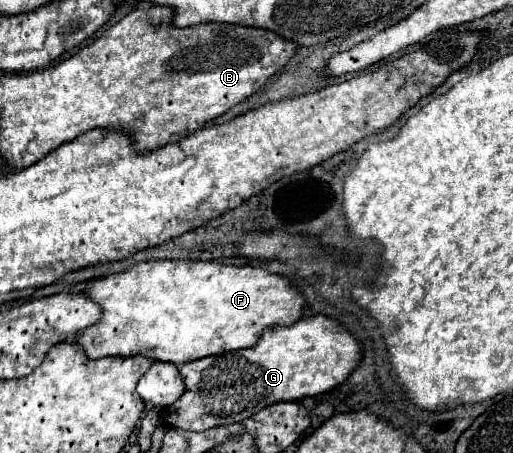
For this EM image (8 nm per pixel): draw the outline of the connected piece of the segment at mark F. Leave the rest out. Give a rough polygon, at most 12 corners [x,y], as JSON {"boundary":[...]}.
{"boundary":[[150,260],[84,282],[88,358],[182,366],[302,318],[262,268]]}

